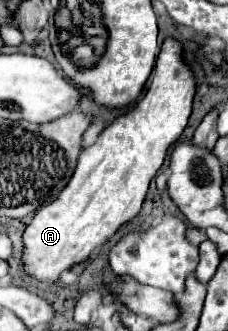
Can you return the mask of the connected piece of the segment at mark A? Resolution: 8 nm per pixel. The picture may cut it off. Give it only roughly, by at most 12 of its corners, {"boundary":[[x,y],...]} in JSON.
{"boundary":[[161,46],[143,98],[81,150],[25,228],[57,282],[139,214],[187,126],[195,74]]}

